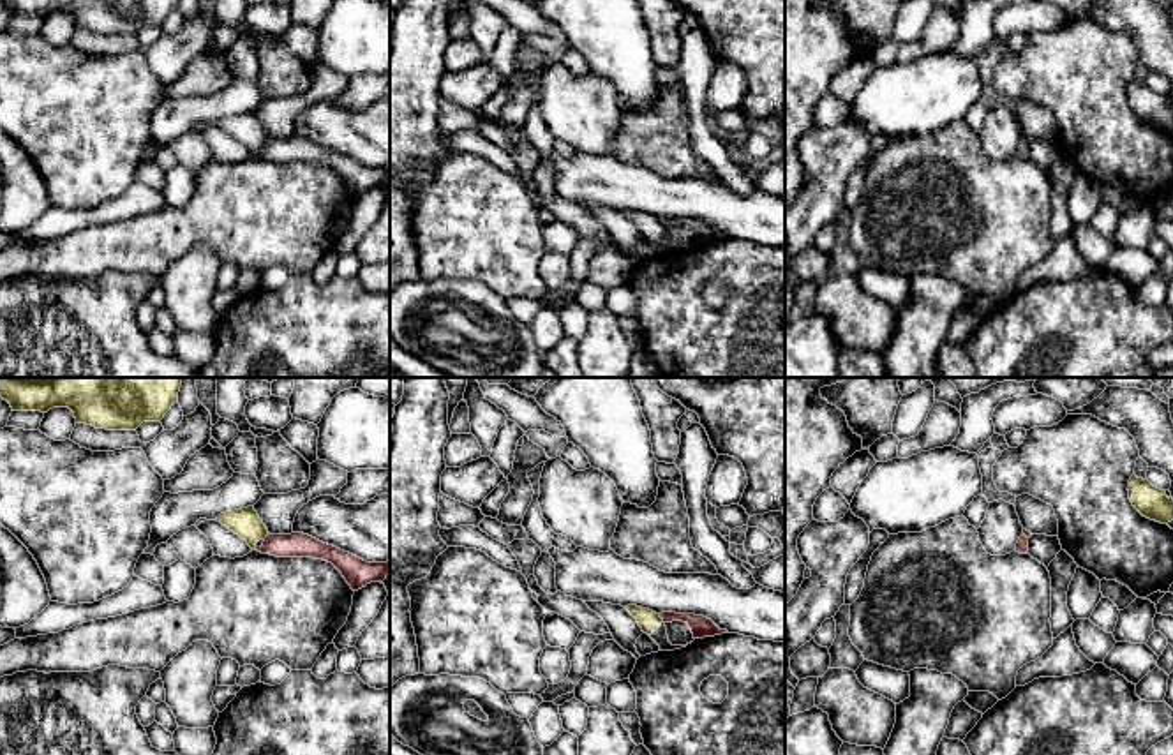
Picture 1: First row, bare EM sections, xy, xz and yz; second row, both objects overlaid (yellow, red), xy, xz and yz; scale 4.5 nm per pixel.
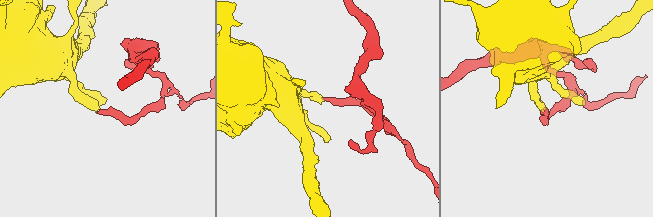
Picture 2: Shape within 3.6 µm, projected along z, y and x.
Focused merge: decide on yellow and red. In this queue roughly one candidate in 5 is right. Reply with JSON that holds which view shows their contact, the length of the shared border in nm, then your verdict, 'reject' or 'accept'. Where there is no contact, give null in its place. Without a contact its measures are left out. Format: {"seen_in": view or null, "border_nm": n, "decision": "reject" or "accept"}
{"seen_in": "xz", "border_nm": 50, "decision": "reject"}

